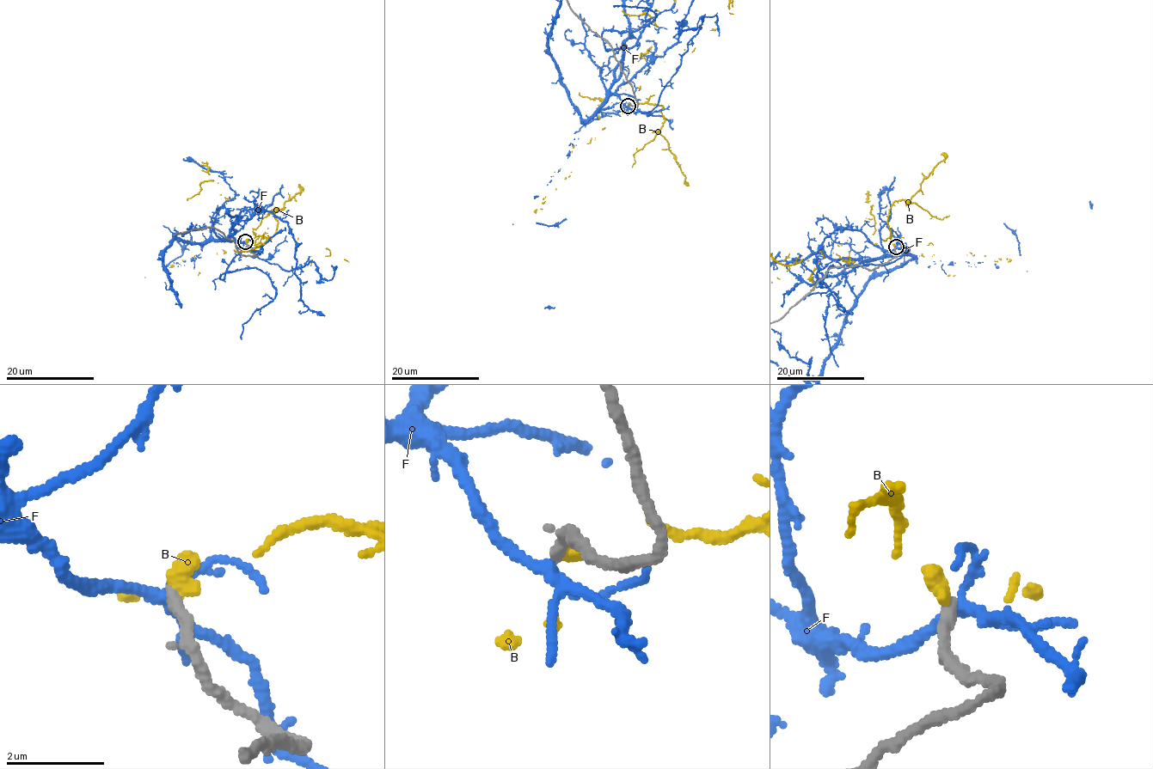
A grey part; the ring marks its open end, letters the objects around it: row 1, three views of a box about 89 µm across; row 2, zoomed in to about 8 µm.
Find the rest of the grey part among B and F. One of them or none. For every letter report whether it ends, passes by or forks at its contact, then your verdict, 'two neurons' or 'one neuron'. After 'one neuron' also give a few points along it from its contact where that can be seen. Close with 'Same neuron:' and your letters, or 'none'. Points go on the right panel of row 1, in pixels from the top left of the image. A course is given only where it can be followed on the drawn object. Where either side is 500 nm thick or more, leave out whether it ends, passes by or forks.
B: it ends | two neurons
F: it forks | two neurons
Same neuron: none

